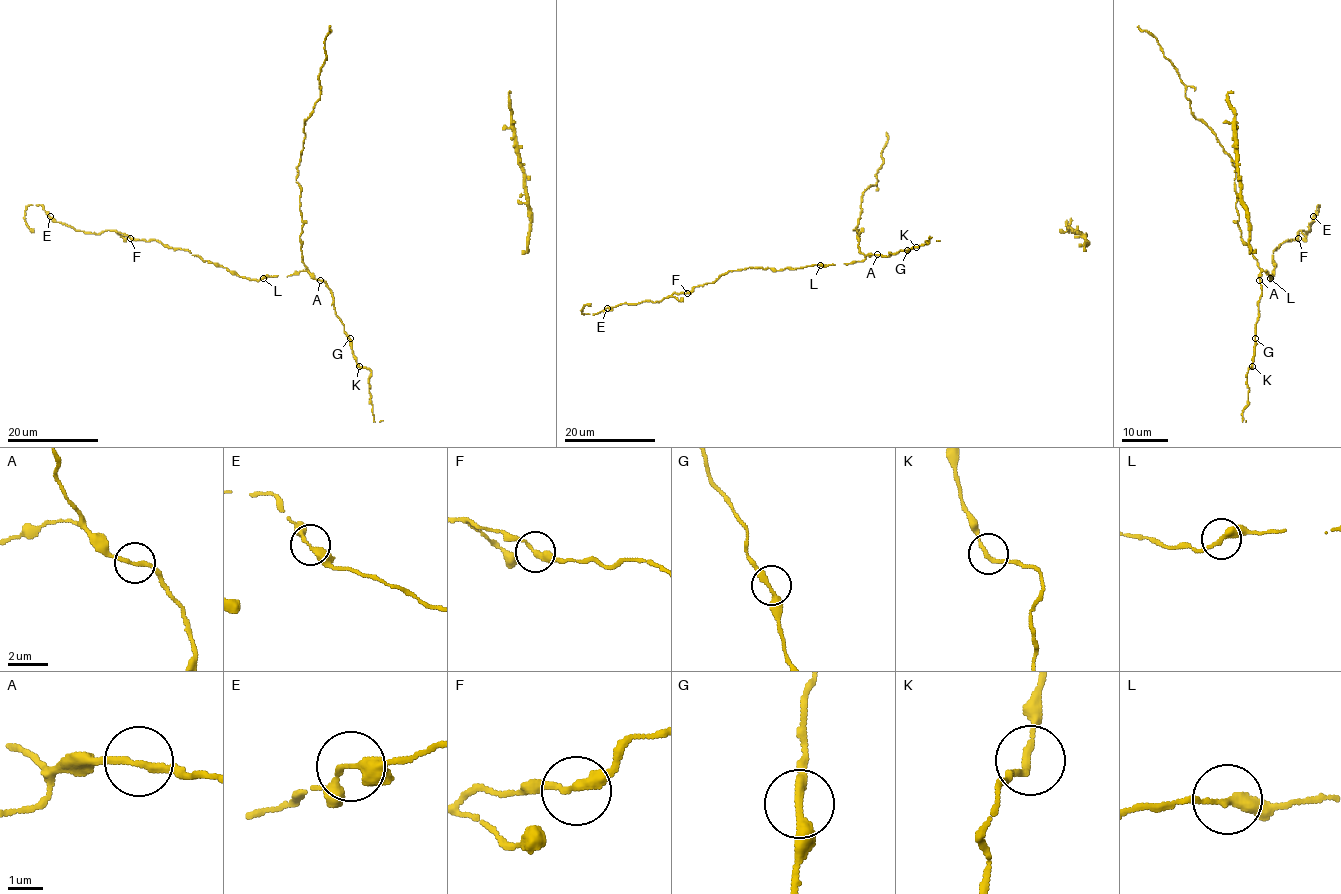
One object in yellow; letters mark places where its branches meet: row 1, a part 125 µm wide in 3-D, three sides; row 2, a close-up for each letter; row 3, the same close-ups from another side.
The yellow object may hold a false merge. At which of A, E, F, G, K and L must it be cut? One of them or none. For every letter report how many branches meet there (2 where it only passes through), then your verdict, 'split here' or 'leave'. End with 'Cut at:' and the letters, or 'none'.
A: branches 2; leave
E: branches 2; leave
F: branches 2; leave
G: branches 2; leave
K: branches 2; leave
L: branches 2; leave
Cut at: none

